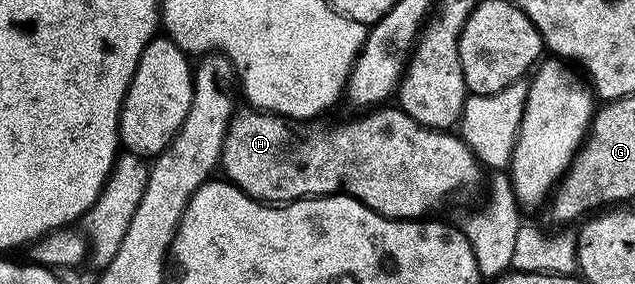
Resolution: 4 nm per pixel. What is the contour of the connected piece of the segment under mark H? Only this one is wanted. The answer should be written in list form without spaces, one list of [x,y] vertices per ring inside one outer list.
[[[396,105],[365,110],[357,114],[360,115],[357,119],[348,119],[333,127],[320,127],[304,136],[296,135],[292,128],[295,126],[283,115],[247,110],[237,110],[233,114],[220,161],[227,182],[262,203],[283,205],[293,203],[295,199],[312,199],[316,195],[352,195],[387,219],[420,221],[435,212],[432,210],[442,206],[444,199],[450,198],[455,191],[472,191],[480,183],[482,165],[459,134],[448,129],[424,127]]]

